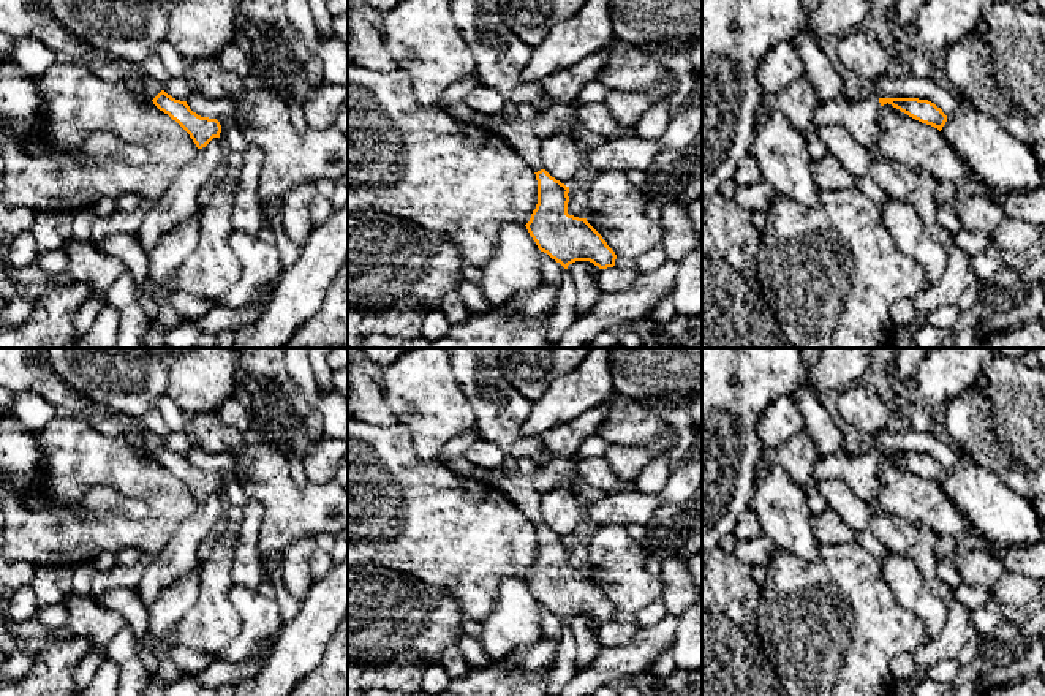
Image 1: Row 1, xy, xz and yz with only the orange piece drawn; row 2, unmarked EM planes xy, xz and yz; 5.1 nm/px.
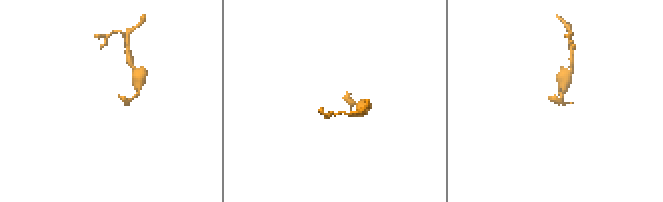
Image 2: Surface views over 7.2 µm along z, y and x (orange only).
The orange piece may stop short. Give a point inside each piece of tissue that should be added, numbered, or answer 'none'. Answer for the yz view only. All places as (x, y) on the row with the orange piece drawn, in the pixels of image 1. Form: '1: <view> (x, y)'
1: yz (859, 119)

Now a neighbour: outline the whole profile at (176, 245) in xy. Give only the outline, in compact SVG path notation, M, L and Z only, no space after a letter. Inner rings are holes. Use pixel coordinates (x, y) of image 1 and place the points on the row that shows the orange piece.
M188 220L168 231L149 253L149 277L157 285L158 305L168 302L169 280L199 244L199 220Z

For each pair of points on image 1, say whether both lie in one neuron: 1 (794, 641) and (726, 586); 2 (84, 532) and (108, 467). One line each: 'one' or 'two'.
1: two
2: one

